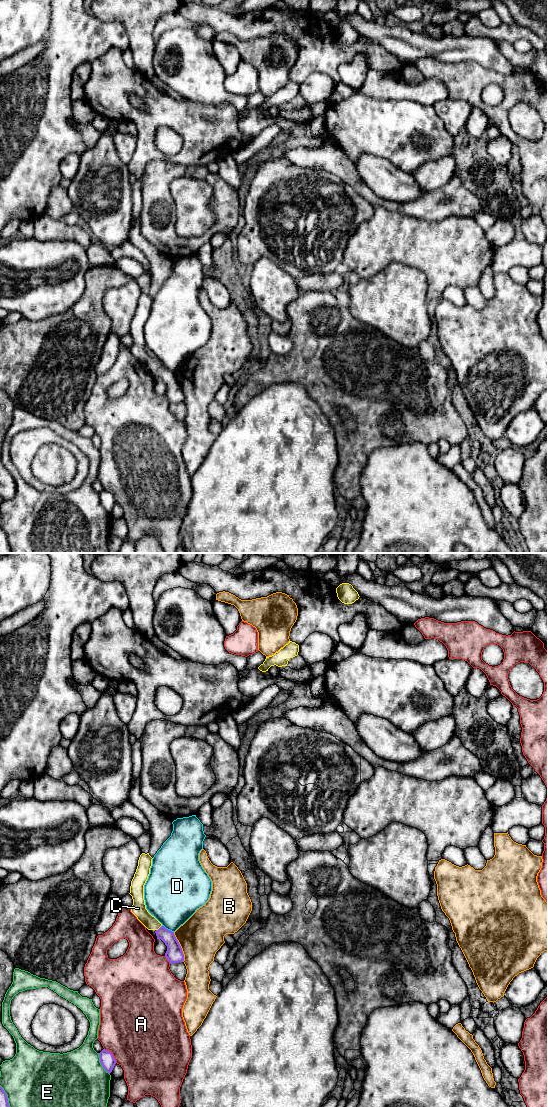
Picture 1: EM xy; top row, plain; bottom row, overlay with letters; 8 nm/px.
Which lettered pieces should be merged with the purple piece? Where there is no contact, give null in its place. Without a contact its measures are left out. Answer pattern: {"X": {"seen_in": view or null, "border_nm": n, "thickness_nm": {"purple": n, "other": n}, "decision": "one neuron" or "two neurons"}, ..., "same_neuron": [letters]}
{"A": {"seen_in": "xy", "border_nm": 160, "thickness_nm": {"purple": 120, "other": 500}, "decision": "two neurons"}, "B": {"seen_in": "xy", "border_nm": 260, "thickness_nm": {"purple": 140, "other": 360}, "decision": "two neurons"}, "C": {"seen_in": "xy", "border_nm": 60, "thickness_nm": {"purple": 140, "other": 120}, "decision": "one neuron"}, "D": {"seen_in": "xy", "border_nm": 110, "thickness_nm": {"purple": 140, "other": 400}, "decision": "two neurons"}, "E": {"seen_in": "xy", "border_nm": 200, "thickness_nm": {"purple": 120, "other": 500}, "decision": "two neurons"}, "same_neuron": ["C"]}

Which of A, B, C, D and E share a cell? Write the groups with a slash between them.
A / B / C / D / E

